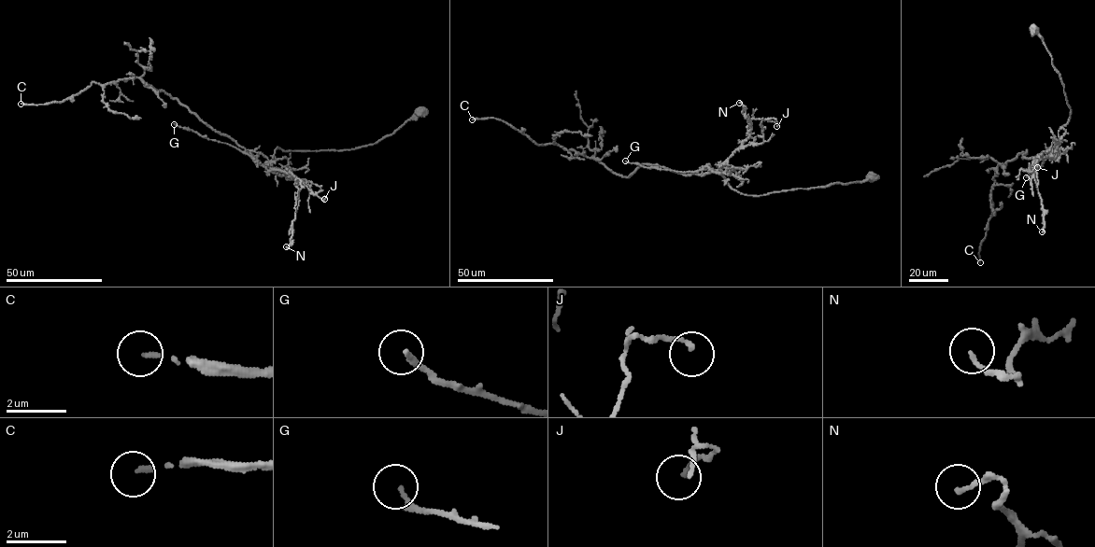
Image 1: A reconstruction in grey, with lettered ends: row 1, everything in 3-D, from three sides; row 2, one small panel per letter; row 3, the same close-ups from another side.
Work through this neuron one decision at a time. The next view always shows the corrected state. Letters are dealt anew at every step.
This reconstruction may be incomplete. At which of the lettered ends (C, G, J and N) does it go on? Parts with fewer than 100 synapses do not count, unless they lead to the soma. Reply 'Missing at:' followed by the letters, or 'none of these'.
Missing at: C

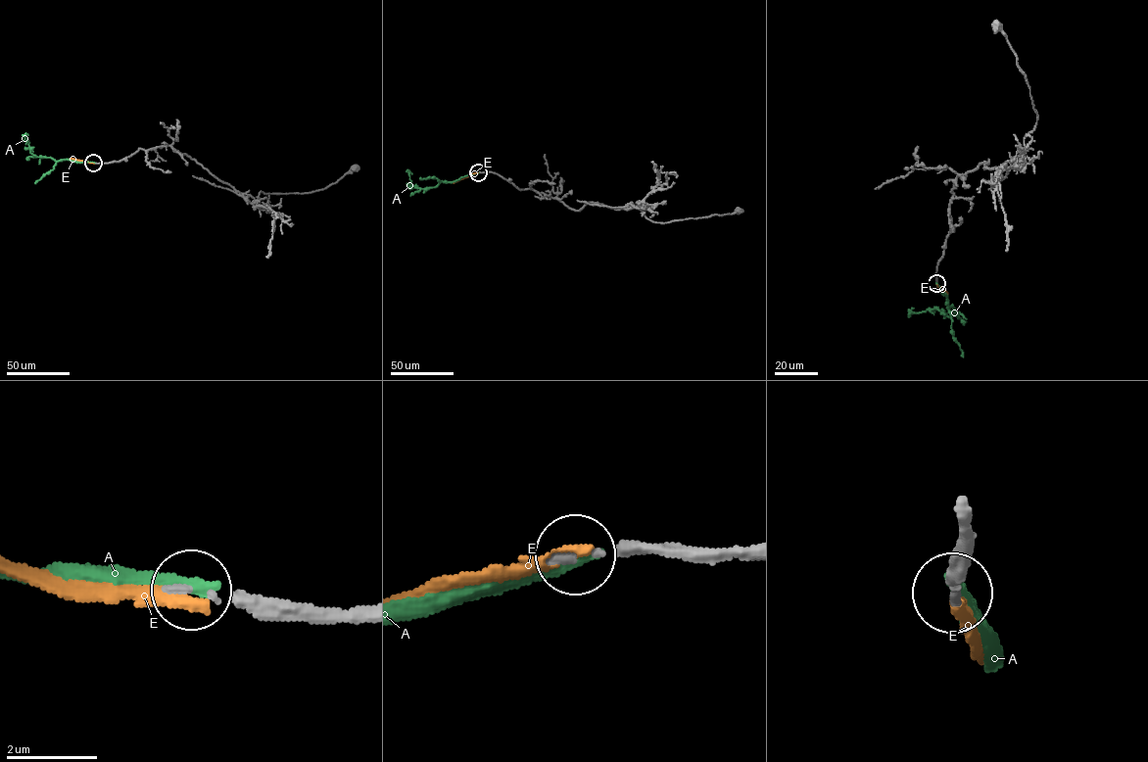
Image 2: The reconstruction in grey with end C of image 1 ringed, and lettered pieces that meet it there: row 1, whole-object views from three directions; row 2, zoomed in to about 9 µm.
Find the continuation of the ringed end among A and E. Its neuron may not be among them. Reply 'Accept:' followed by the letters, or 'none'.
Accept: A

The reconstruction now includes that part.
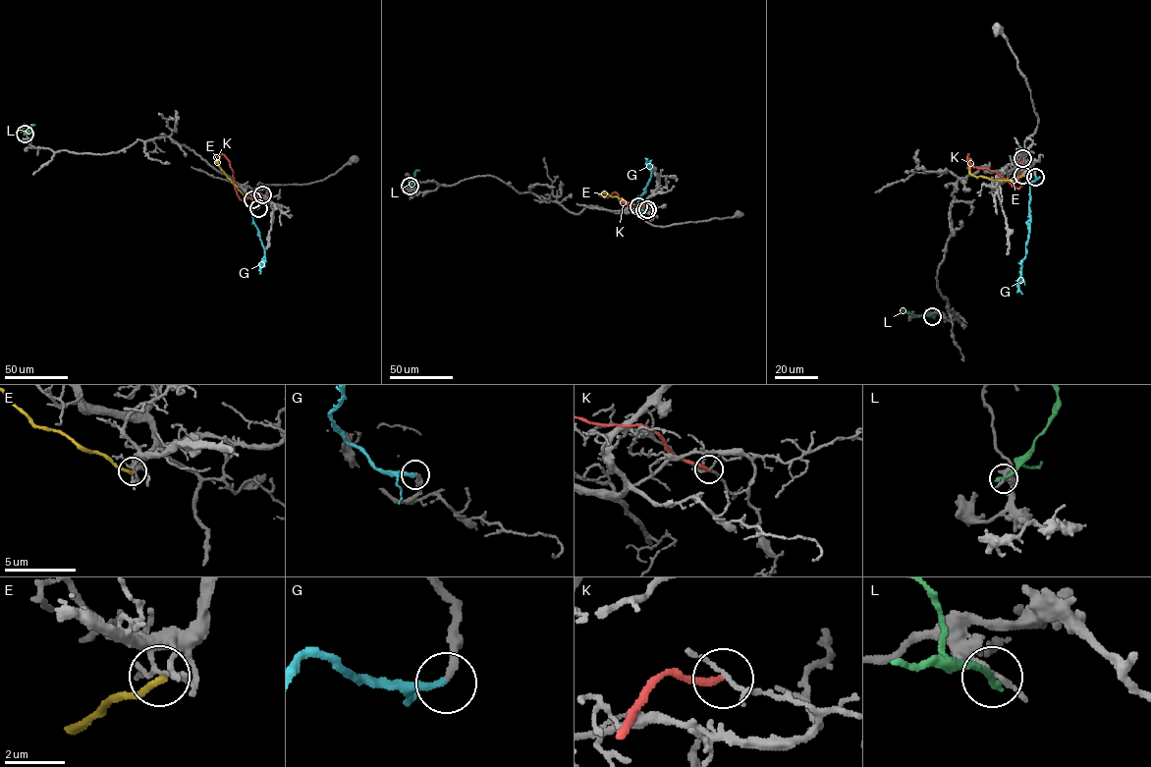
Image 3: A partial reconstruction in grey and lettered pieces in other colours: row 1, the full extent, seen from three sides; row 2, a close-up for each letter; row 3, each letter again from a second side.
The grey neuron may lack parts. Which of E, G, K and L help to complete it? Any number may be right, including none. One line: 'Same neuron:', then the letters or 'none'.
Same neuron: G

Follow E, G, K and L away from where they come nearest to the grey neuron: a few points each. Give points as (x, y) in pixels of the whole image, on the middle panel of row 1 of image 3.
E: (638, 206), (603, 192), (603, 197)
G: (644, 210), (637, 205), (650, 176), (646, 159)
K: (648, 209), (621, 202), (616, 192), (607, 197), (598, 194)
L: (410, 186), (415, 171), (419, 170)

